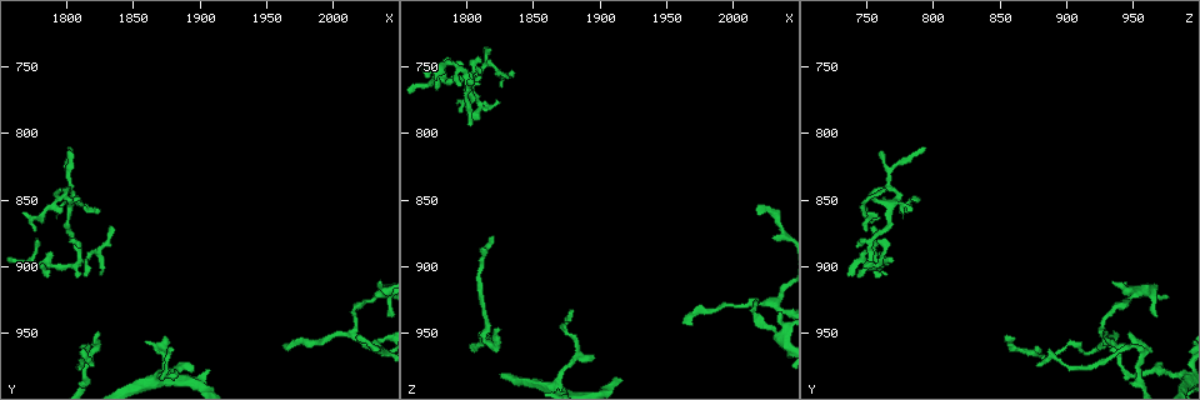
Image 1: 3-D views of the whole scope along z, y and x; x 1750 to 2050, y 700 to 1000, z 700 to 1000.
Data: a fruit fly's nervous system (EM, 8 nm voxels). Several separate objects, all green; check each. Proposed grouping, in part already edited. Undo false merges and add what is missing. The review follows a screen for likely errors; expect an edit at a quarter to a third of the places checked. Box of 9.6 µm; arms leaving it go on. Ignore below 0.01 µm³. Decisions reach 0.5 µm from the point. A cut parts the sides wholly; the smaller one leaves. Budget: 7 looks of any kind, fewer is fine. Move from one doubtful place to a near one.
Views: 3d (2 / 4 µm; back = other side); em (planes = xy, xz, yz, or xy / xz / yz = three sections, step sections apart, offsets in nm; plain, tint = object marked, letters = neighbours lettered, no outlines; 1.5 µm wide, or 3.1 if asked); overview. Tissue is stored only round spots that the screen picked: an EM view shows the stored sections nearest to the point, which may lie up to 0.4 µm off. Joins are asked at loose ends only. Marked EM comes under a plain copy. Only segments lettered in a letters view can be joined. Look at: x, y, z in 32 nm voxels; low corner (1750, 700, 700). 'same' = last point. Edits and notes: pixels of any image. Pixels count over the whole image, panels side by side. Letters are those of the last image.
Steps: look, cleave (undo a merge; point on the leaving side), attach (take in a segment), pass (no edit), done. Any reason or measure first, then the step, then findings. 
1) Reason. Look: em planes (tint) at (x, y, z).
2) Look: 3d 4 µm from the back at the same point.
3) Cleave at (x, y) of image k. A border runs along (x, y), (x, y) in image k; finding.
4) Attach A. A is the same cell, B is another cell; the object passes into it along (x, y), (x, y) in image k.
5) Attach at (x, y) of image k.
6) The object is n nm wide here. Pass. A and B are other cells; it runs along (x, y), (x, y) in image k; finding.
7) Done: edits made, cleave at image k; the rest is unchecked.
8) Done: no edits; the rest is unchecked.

Look: 3d 4 µm at (2014, 950, 928).

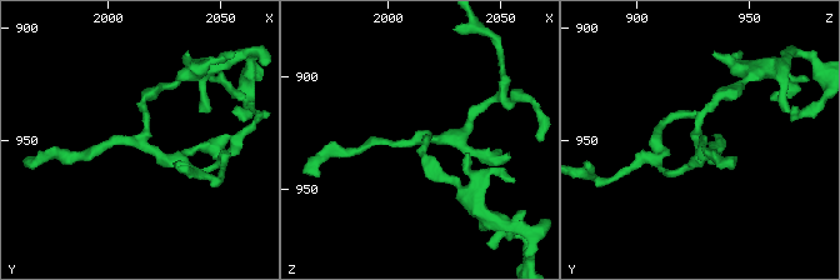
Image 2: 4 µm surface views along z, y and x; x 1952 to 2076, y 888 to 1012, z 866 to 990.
Look: em planes (letters) at (2014, 949, 926).

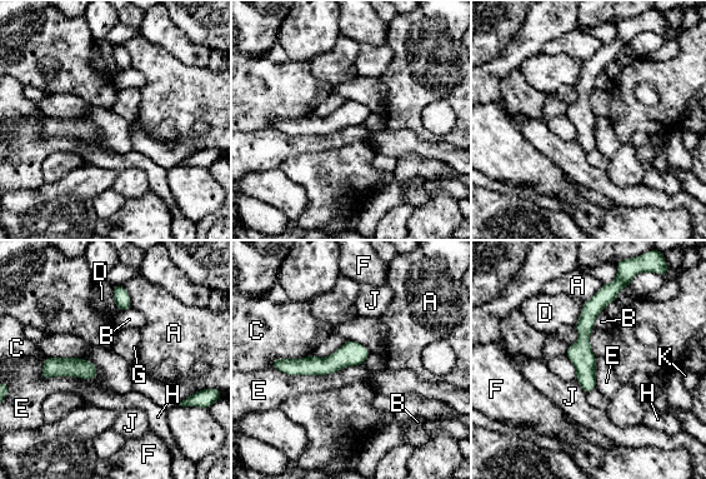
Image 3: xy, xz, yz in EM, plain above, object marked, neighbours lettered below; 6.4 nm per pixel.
The object is 160 nm wide here; the longest contact is with E, 380 nm. Pass. A, B, C, D, E, F, G, H, J and K are other cells; all the same neuron.

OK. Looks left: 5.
Tapers out. Look: em planes (letters) at (2016, 954, 860).

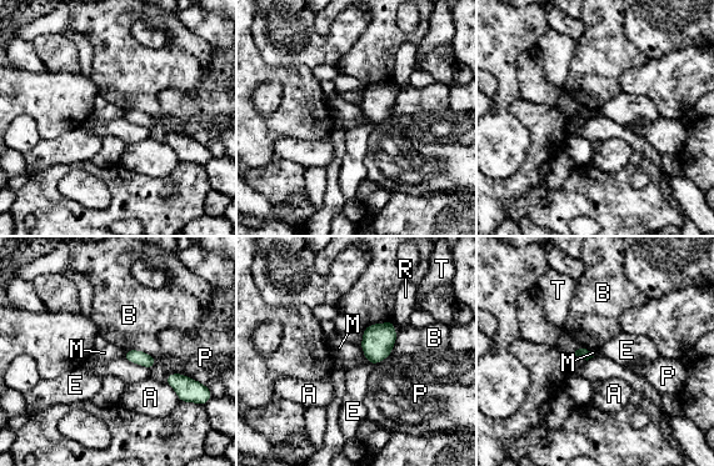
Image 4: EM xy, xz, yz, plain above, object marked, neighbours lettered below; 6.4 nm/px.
Pass. A, B, E, M, P, R and T are other cells; a border runs along (359, 345), (364, 355) in image 4; none of them fits.

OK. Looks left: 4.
Branch point. Look: em planes (letters) at (1816, 968, 956).

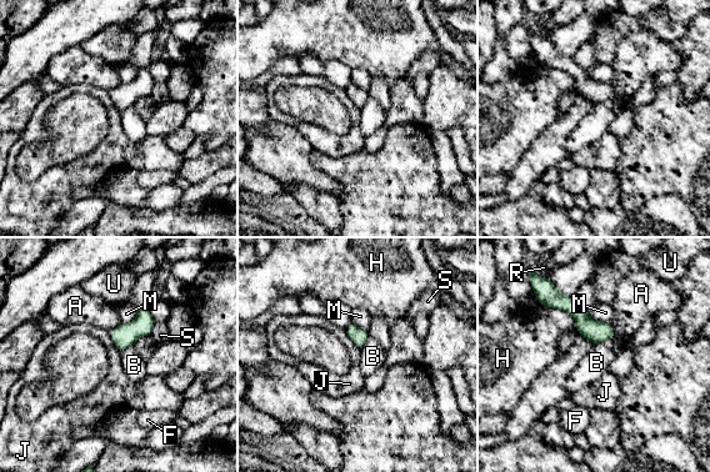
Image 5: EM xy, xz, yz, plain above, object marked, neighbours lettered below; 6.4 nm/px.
The longest contact is with H, 280 nm. Pass. A, B, F, H, J, M, R, S and U are other cells; it runs along (540, 296), (610, 335) in image 5; one neuron here.

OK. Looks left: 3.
Done: no edits; the rest is unchecked.

